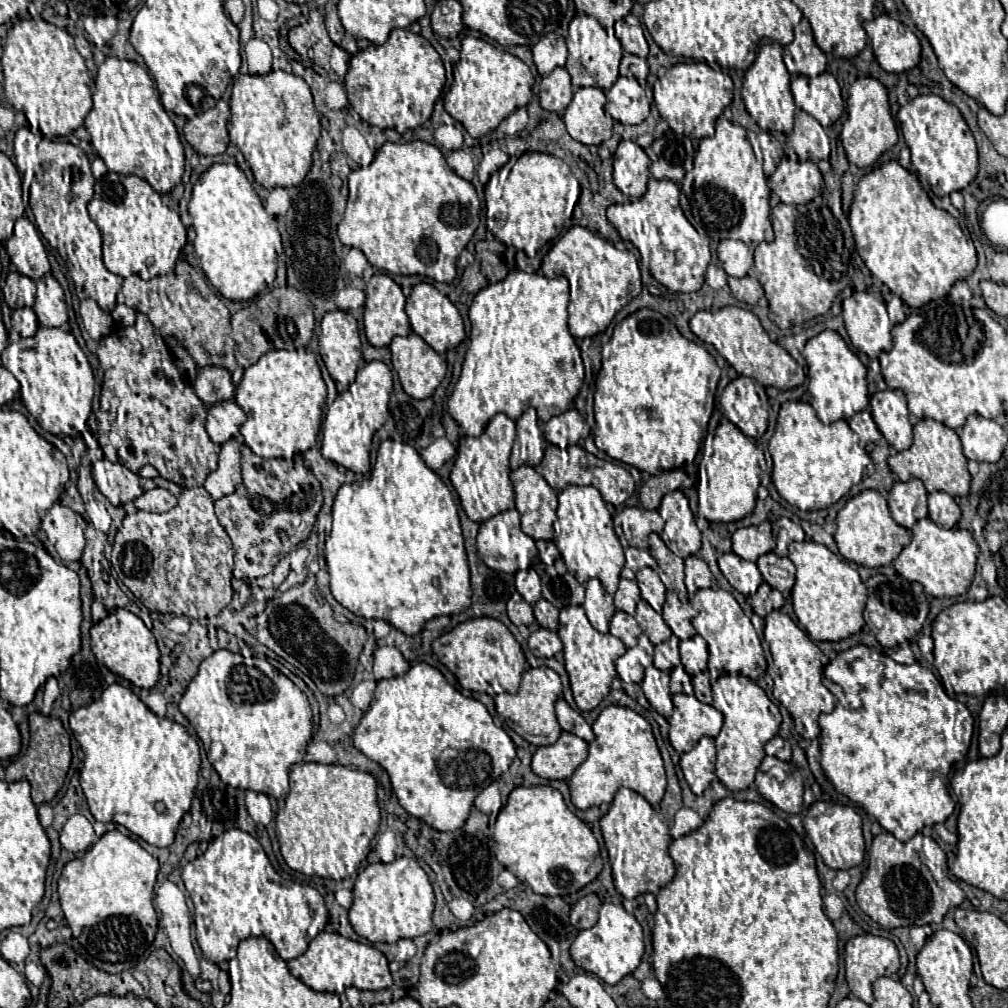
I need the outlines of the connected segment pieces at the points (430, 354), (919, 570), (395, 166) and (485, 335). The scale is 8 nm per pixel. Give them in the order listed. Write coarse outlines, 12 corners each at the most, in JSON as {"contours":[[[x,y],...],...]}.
{"contours":[[[416,333],[390,353],[402,389],[428,399],[446,375],[444,359]],[[920,519],[894,569],[930,597],[964,595],[970,531]],[[386,141],[338,225],[380,271],[456,277],[480,201],[436,145]],[[512,271],[470,305],[448,411],[562,415],[584,381],[568,281]]]}

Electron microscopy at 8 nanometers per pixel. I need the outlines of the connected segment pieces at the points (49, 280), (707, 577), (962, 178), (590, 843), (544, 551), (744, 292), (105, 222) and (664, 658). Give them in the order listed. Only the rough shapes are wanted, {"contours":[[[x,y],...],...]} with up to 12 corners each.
{"contours":[[[48,273],[36,281],[42,327],[68,321],[64,291]],[[696,555],[686,559],[686,587],[692,597],[710,587],[712,573]],[[918,95],[898,111],[912,165],[934,195],[978,175],[956,105]],[[550,785],[516,787],[496,859],[538,895],[602,871],[598,841]],[[536,541],[539,561],[547,566],[553,565],[556,557],[555,553],[548,550],[547,542]],[[756,273],[728,277],[732,295],[748,305],[765,297]],[[108,171],[88,211],[104,265],[152,279],[186,243],[180,215],[138,175]],[[670,637],[654,651],[654,667],[670,671],[680,665],[678,637]]]}

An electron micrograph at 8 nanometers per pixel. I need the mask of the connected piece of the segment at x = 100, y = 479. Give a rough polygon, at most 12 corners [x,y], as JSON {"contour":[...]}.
{"contour":[[102,458],[92,478],[112,505],[132,501],[146,489],[184,489],[162,477],[144,479],[120,461]]}

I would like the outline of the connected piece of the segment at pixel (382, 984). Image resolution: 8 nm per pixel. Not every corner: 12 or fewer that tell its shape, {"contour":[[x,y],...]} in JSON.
{"contour":[[318,933],[290,973],[314,991],[392,985],[386,957]]}

